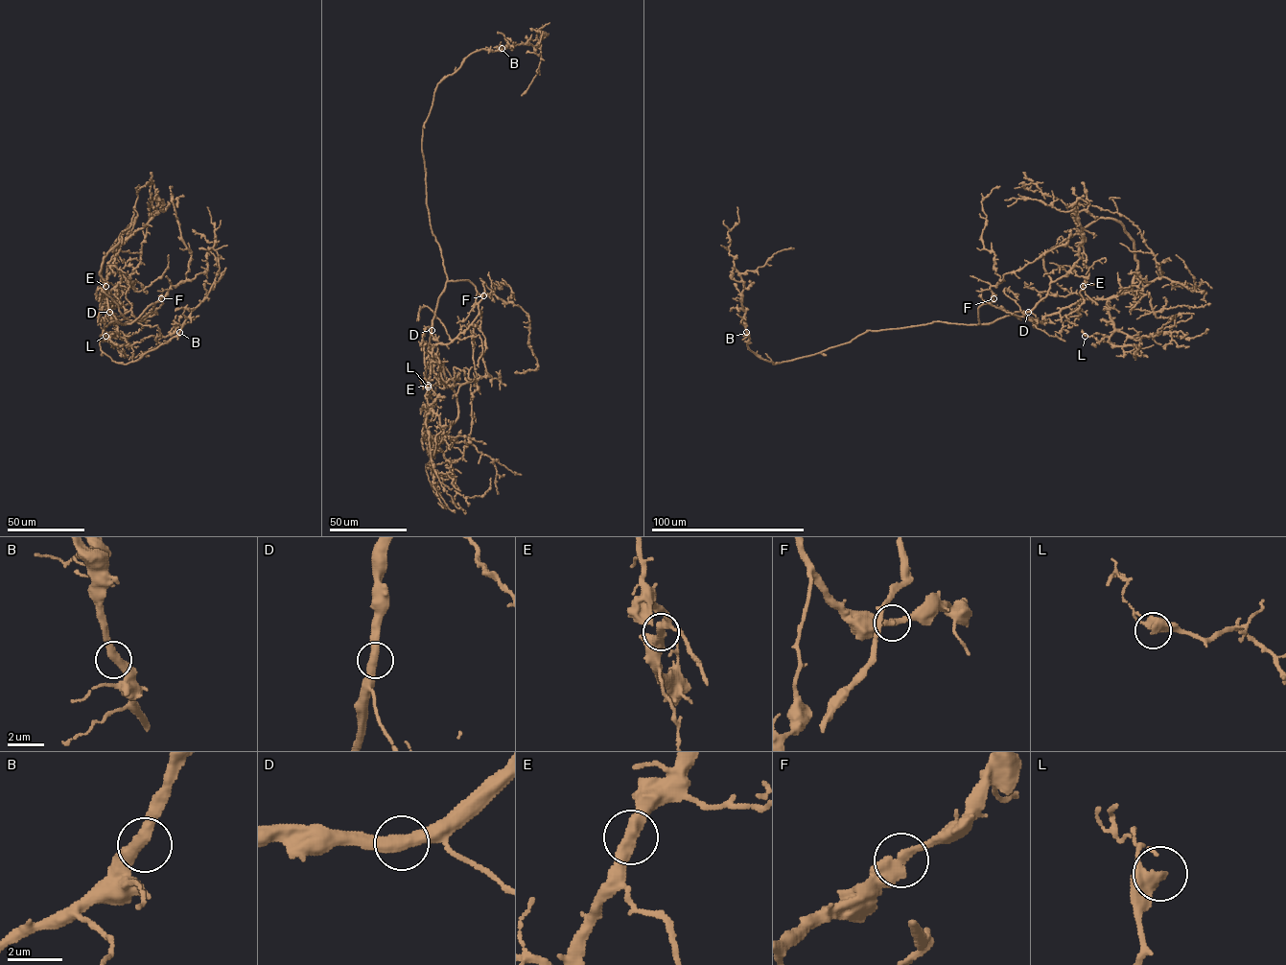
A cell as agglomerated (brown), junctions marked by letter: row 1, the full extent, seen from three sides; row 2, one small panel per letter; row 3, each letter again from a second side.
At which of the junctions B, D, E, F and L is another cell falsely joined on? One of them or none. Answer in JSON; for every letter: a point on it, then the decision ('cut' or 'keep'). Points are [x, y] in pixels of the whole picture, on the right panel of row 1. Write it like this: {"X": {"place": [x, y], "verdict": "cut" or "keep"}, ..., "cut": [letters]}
{"B": {"place": [746, 332], "verdict": "keep"}, "D": {"place": [1028, 312], "verdict": "keep"}, "E": {"place": [1083, 286], "verdict": "keep"}, "F": {"place": [993, 298], "verdict": "keep"}, "L": {"place": [1085, 336], "verdict": "keep"}, "cut": []}

